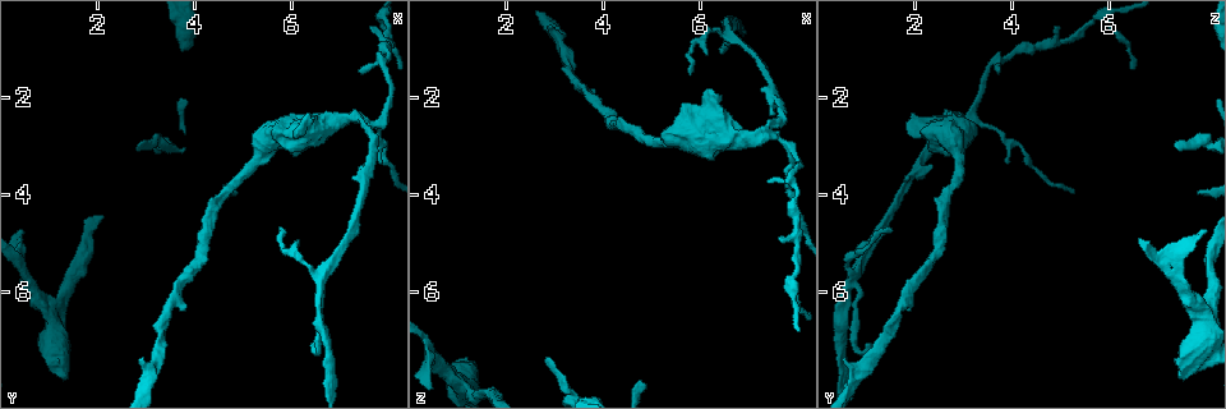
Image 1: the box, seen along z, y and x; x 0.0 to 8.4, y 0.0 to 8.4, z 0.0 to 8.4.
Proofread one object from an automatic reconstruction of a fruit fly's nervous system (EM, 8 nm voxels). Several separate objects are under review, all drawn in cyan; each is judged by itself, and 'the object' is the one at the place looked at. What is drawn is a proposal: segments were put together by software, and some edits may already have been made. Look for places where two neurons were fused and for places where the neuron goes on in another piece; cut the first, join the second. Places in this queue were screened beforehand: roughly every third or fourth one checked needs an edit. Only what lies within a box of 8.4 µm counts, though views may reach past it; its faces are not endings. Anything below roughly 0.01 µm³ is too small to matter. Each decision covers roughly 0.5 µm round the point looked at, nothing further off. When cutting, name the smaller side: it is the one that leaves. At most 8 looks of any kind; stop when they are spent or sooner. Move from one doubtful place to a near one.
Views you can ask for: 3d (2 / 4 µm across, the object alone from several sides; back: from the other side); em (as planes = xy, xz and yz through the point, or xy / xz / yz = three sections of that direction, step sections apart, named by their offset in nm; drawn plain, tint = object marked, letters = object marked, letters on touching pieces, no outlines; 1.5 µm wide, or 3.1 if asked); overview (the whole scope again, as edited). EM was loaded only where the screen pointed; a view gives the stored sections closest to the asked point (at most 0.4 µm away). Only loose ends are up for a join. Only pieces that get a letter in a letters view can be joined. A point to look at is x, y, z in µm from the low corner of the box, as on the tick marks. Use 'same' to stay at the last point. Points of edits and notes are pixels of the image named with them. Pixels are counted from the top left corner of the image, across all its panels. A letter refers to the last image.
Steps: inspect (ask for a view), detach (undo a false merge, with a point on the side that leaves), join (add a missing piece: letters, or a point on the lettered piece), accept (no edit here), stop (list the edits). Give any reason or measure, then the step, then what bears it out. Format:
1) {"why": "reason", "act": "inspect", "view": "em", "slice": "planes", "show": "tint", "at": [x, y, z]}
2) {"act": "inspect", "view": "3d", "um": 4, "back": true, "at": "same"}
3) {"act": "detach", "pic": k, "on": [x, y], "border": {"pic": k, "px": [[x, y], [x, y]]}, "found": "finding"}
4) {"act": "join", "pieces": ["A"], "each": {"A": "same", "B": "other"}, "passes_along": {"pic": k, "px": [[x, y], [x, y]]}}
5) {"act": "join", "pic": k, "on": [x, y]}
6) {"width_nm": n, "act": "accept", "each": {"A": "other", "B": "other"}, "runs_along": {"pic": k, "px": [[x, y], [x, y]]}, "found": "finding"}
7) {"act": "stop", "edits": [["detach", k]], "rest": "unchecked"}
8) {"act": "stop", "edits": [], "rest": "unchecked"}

{"why": "three arms meet", "act": "inspect", "view": "3d", "um": 2, "at": [7.35, 2.50, 2.70]}

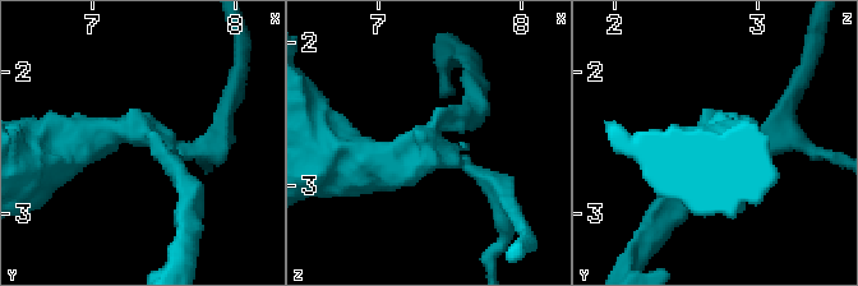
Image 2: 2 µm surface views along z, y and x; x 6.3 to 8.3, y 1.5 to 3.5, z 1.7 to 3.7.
{"why": "shape alone is not enough", "act": "inspect", "view": "em", "slice": "xy", "step": 4, "show": "tint", "at": [7.32, 2.44, 2.70]}

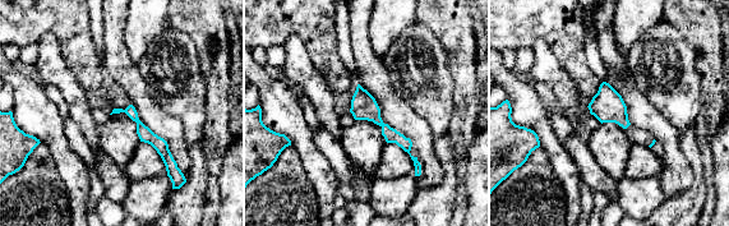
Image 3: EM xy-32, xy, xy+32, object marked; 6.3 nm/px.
{"act": "inspect", "view": "em", "slice": "planes", "show": "letters", "at": "same"}

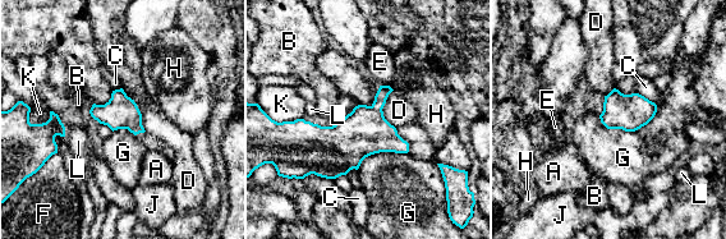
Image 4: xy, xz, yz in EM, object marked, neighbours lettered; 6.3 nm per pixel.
{"width_nm": 220, "act": "accept", "each": {"A": "other", "B": "other", "C": "other", "D": "other", "E": "other", "F": "other", "G": "other", "H": "other", "J": "other", "K": "other", "L": "other"}, "border": {"pic": 4, "px": [[657, 105], [634, 131], [598, 118]]}, "found": "one neuron here"}

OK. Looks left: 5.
{"why": "thin end", "act": "inspect", "view": "em", "slice": "planes", "show": "letters", "at": [6.50, 7.05, 1.05]}

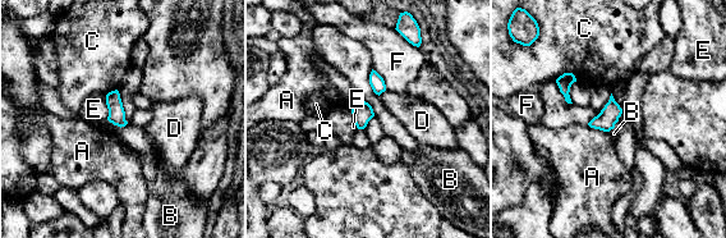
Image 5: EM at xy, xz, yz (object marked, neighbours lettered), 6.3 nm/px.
{"act": "accept", "each": {"A": "other", "B": "other", "C": "other", "D": "other", "E": "other", "F": "other"}, "border": {"pic": 5, "px": [[577, 78], [563, 73], [555, 79]]}, "found": "no lettered piece goes on from it"}

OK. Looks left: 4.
{"why": "free end", "act": "inspect", "view": "3d", "um": 4, "at": [1.30, 7.80, 7.45]}

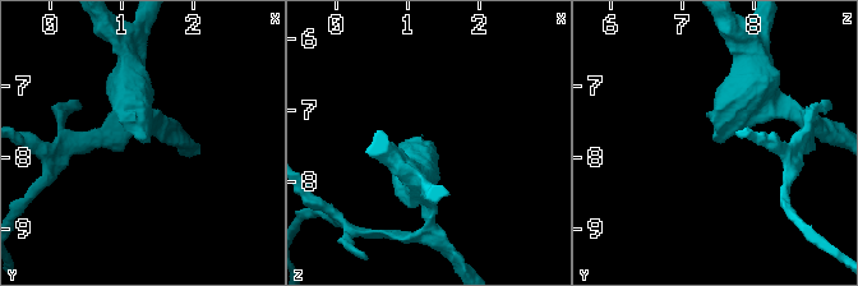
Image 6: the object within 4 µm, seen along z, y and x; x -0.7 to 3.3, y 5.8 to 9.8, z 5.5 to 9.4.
{"why": "need the tissue", "act": "inspect", "view": "em", "slice": "planes", "show": "letters", "at": [1.35, 7.75, 7.40]}

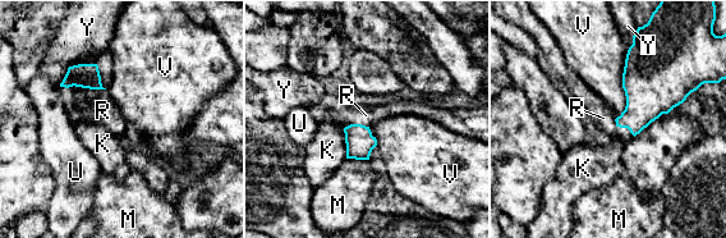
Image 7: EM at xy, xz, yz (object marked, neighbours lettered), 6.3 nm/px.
{"act": "join", "pieces": ["R"], "each": {"K": "other", "M": "other", "R": "same", "U": "other", "V": "other", "Y": "other"}, "found": "it goes on there"}

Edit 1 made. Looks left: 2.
{"act": "stop", "edits": [["join", 7]], "rest": "unchecked"}

